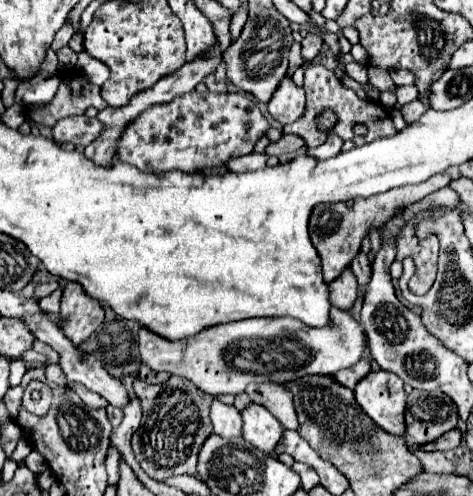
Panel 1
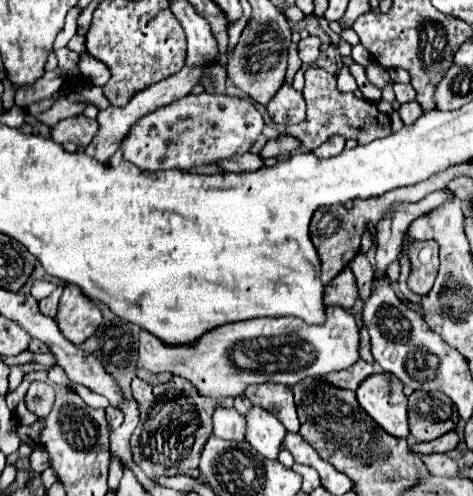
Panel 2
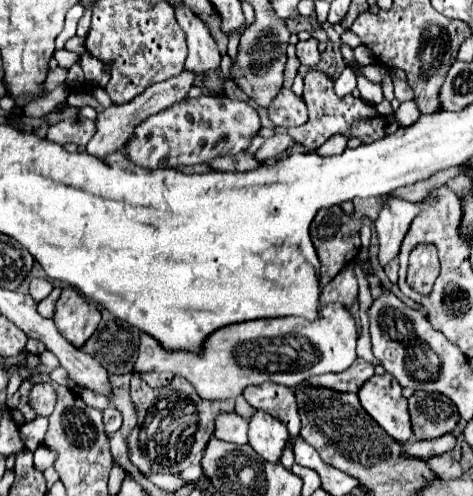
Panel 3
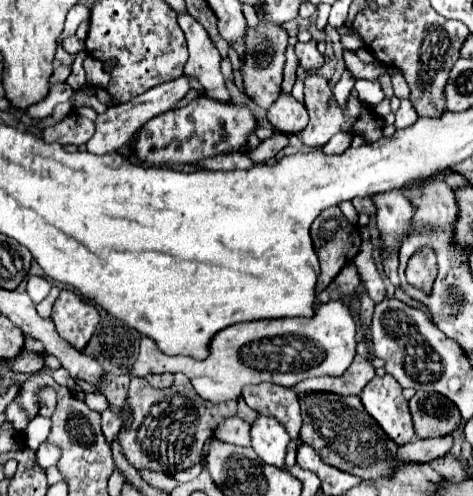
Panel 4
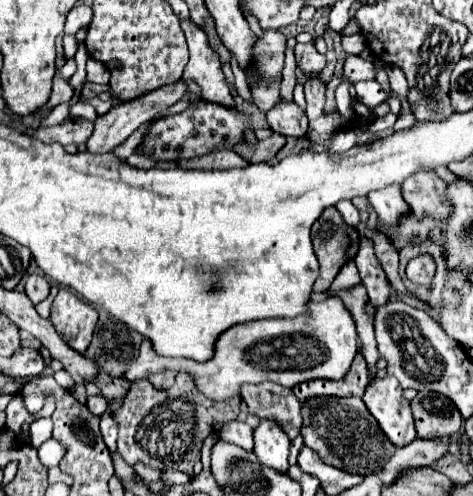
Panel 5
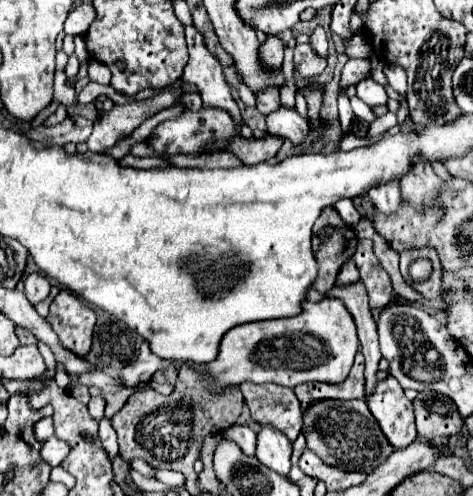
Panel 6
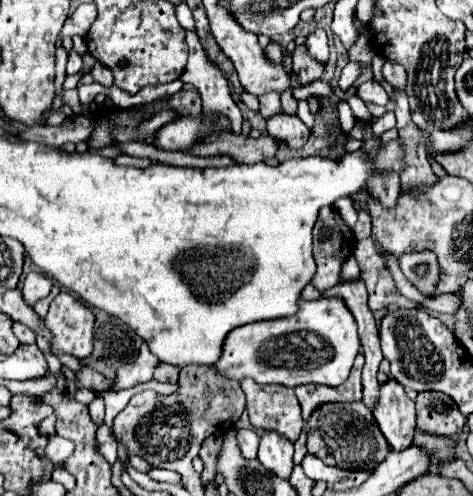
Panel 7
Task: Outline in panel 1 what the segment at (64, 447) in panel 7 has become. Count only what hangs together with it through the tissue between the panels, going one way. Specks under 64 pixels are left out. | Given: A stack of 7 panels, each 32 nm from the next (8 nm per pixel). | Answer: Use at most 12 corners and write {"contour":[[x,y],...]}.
{"contour":[[33,450],[23,464],[39,475],[48,469],[43,456]]}

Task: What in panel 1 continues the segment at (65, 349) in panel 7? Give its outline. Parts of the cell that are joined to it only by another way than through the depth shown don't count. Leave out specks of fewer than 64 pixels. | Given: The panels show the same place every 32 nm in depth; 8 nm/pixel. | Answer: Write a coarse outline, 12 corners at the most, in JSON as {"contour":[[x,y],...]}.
{"contour":[[76,282],[60,302],[64,336],[82,344],[104,310]]}

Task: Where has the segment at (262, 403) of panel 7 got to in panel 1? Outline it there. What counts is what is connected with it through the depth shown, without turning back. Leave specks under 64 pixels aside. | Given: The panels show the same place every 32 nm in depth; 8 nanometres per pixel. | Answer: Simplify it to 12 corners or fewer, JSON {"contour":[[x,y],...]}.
{"contour":[[276,382],[248,384],[246,394],[298,430],[292,394]]}

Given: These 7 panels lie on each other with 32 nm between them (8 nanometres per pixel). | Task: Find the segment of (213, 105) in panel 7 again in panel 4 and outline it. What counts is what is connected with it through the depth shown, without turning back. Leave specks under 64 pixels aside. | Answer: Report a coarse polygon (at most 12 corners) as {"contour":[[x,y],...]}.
{"contour":[[178,14],[190,58],[184,74],[198,78],[202,94],[230,102],[220,54],[192,16]]}

